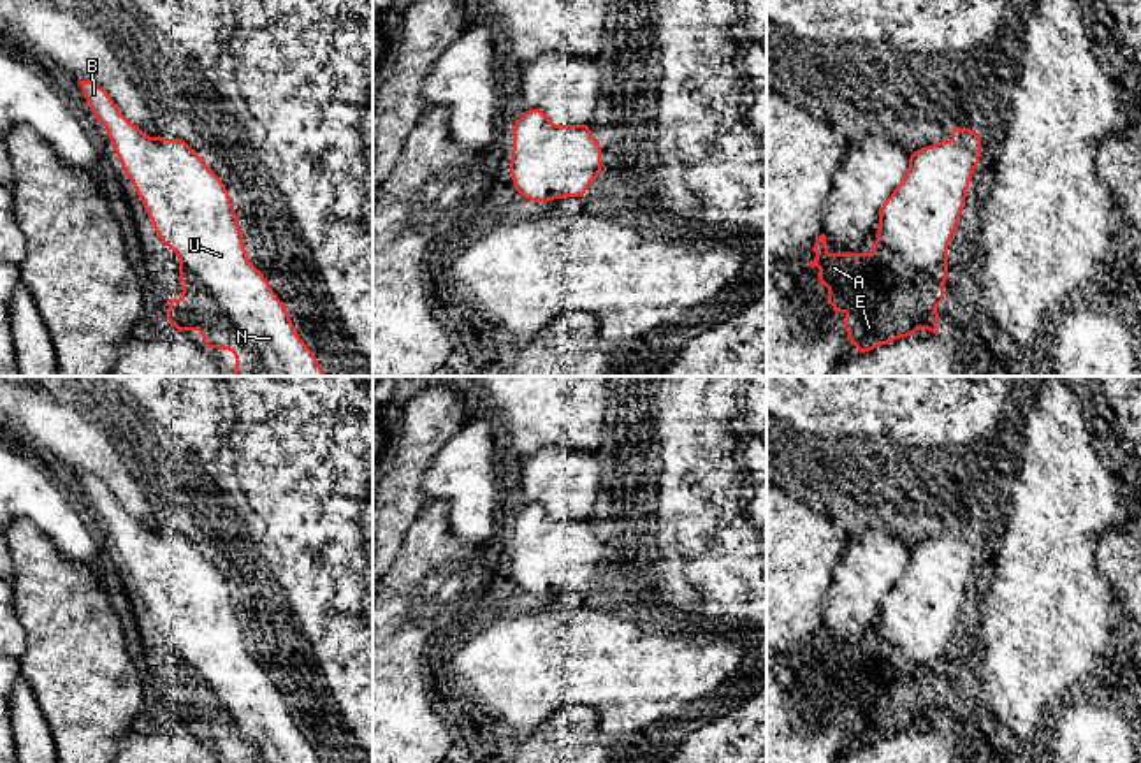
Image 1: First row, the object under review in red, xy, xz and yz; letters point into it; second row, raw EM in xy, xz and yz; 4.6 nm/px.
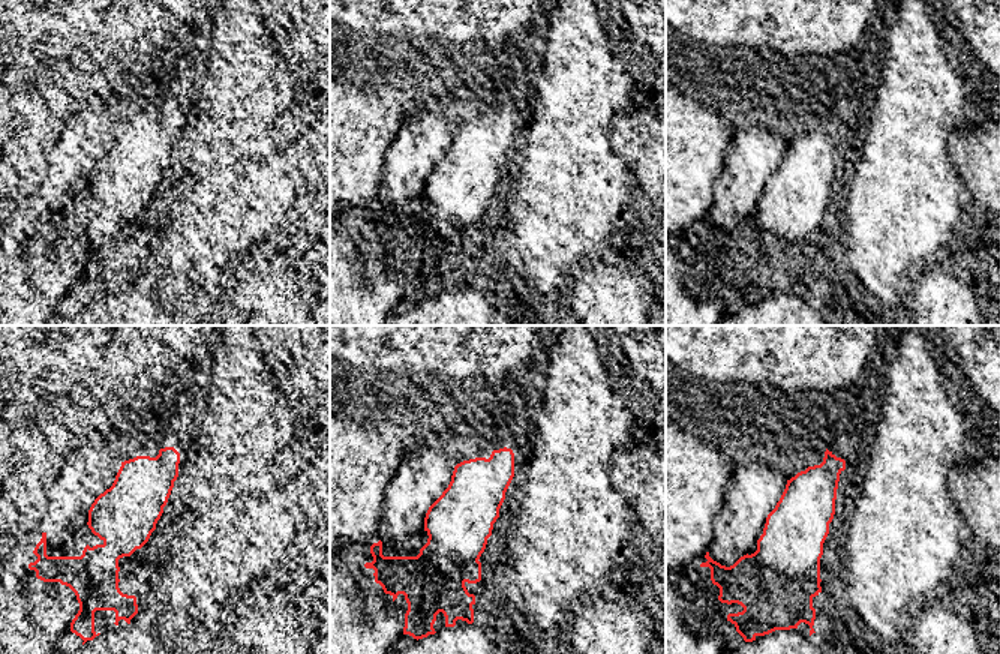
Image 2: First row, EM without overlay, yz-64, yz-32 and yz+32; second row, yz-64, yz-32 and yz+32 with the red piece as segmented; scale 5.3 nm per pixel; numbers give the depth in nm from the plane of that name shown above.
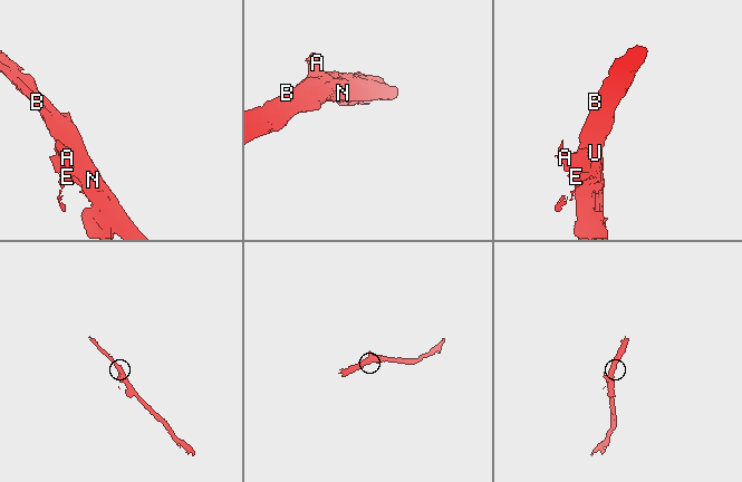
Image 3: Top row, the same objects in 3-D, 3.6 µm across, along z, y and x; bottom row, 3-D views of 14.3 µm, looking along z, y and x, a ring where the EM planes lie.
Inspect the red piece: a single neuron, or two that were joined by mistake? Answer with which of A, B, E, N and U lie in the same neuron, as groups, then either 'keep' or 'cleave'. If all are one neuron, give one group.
A B E N U; keep

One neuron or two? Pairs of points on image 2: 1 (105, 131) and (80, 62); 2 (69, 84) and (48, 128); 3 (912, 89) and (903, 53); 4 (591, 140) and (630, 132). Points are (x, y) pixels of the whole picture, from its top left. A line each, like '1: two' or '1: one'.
1: two
2: two
3: one
4: two

